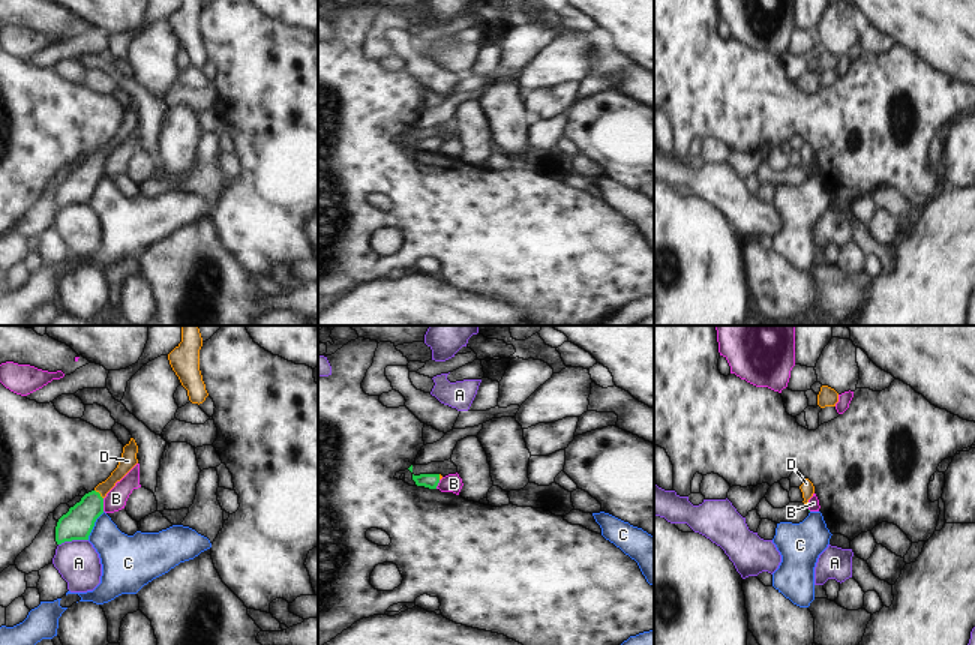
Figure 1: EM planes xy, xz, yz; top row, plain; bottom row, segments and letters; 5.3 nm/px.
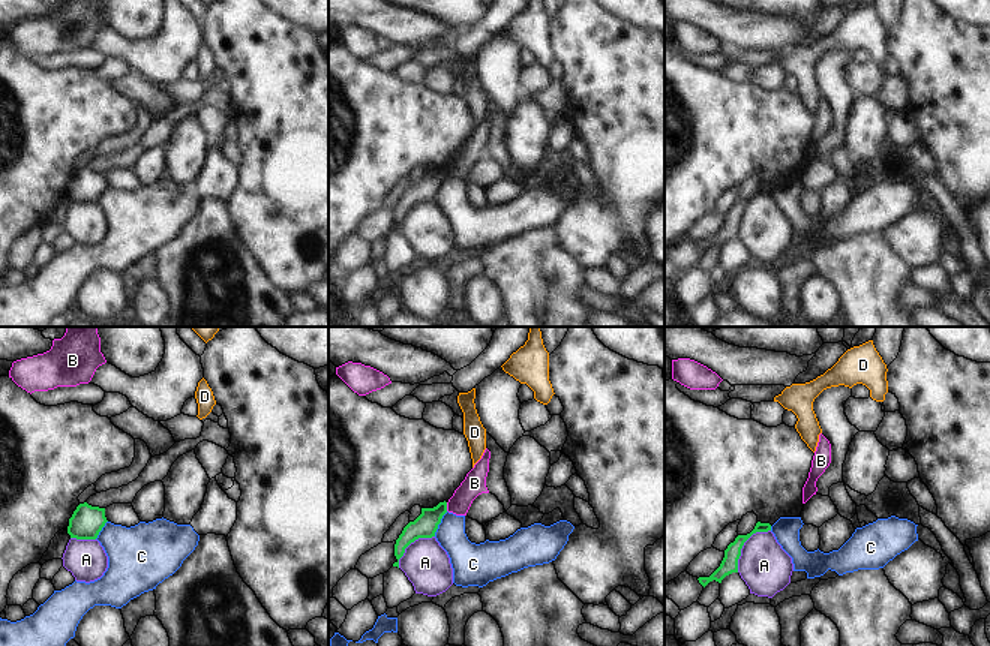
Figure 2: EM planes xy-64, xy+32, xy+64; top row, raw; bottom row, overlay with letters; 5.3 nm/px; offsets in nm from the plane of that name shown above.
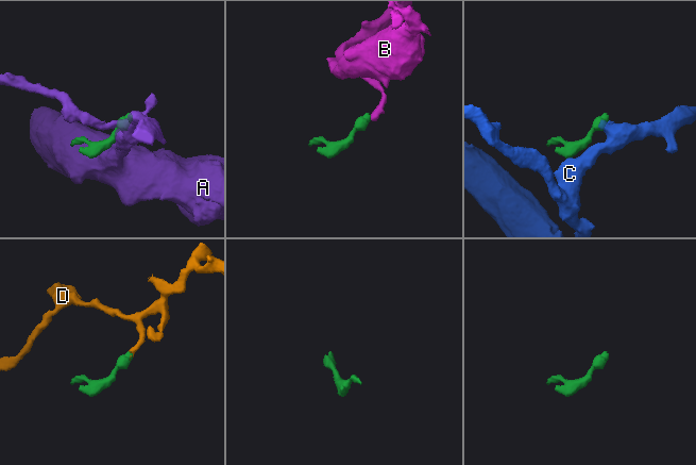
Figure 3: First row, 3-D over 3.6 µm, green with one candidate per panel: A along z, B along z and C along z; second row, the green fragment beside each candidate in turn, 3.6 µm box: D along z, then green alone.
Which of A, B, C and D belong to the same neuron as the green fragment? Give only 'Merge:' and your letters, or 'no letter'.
Merge: D

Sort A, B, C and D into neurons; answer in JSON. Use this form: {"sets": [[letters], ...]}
{"sets": [["A"], ["B"], ["C"], ["D"]]}

